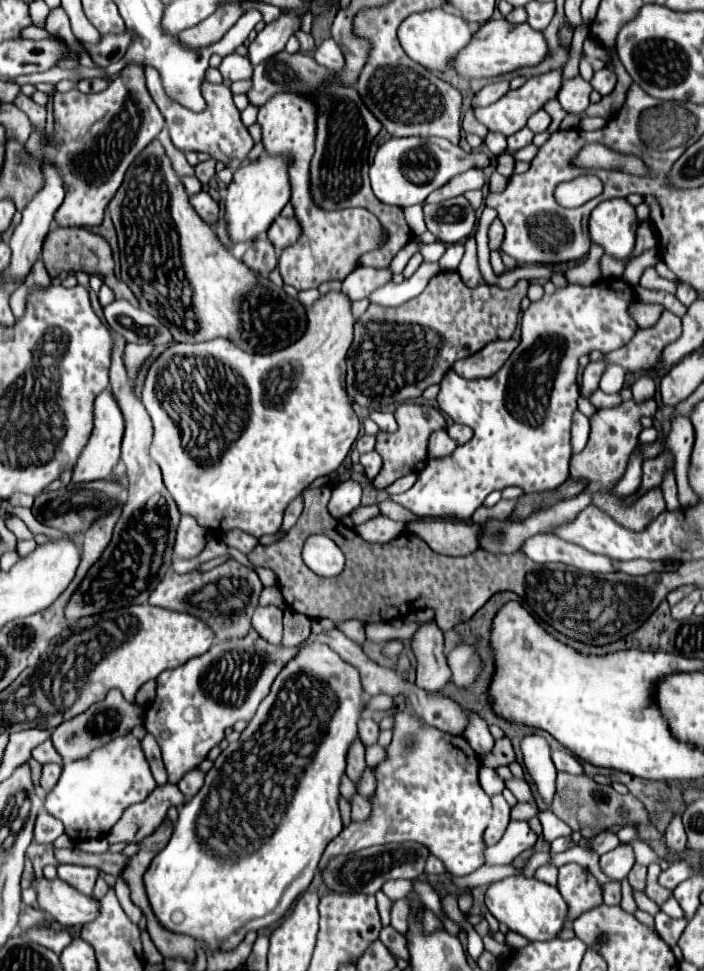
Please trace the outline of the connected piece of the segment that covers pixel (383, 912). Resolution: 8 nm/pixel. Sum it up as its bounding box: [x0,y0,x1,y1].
[376,891,392,925]

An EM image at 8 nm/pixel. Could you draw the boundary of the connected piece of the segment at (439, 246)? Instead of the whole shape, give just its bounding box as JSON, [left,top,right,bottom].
[420,241,446,261]

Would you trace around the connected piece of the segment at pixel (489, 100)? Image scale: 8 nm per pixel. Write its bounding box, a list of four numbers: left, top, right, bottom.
[472,81,508,107]

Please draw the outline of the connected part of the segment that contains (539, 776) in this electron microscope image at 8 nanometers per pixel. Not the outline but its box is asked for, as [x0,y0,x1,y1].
[520,733,556,807]

